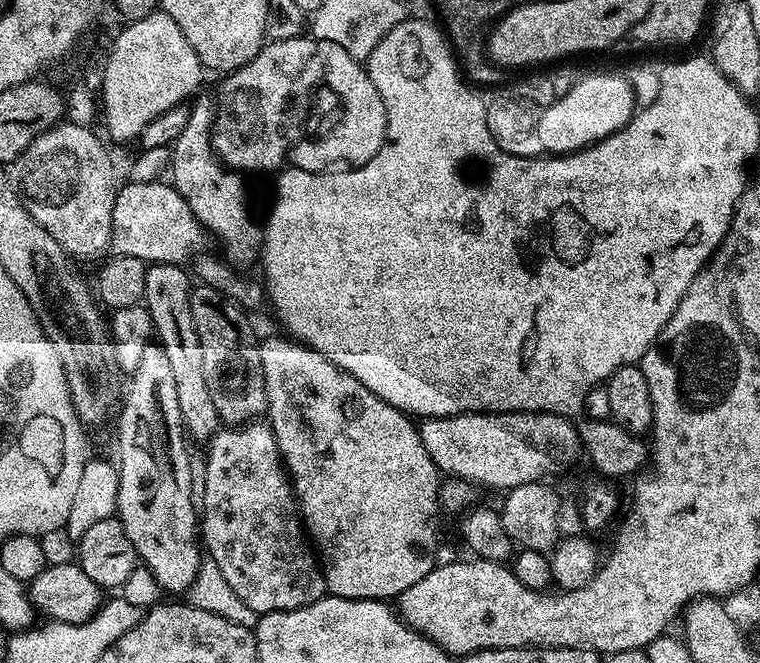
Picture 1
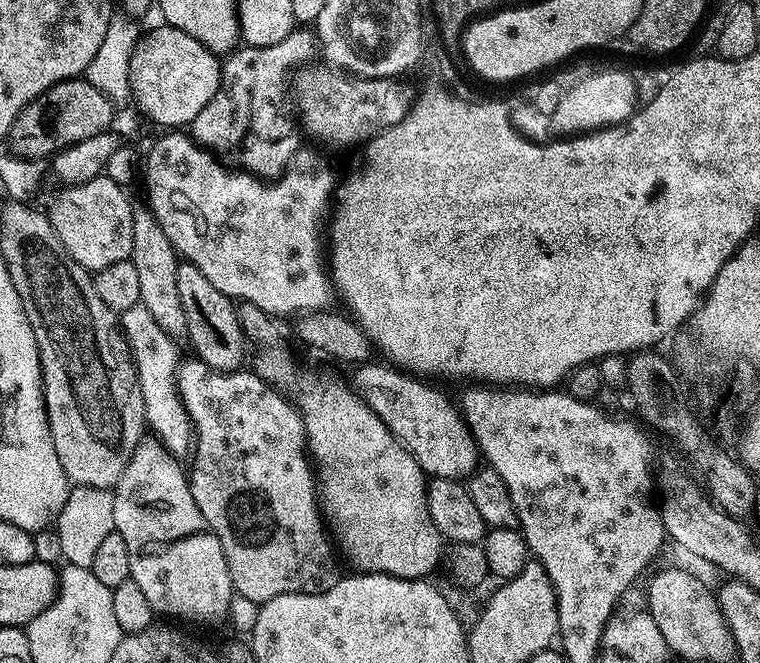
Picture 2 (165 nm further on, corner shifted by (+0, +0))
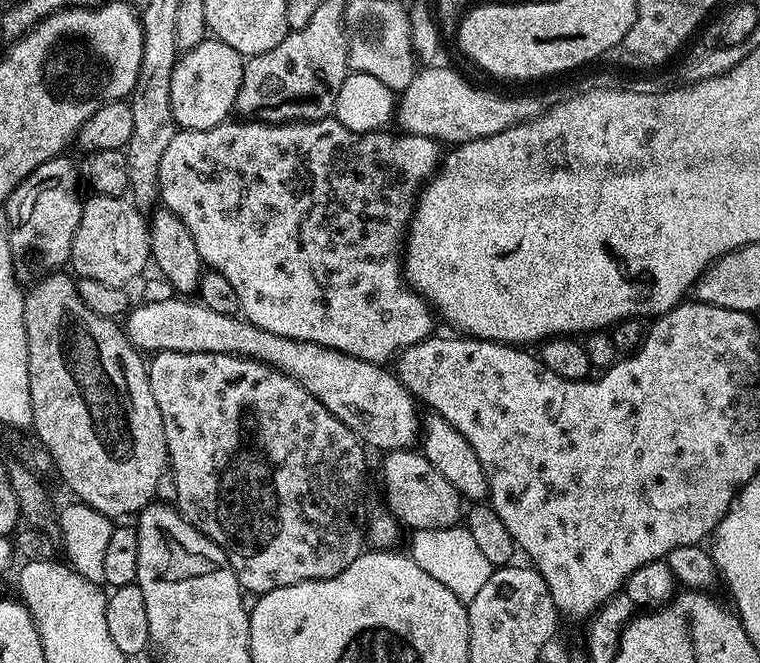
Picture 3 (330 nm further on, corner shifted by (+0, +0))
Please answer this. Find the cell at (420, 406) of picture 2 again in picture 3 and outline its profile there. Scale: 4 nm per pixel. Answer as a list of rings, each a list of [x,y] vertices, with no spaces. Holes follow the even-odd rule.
[[[196,298],[138,304],[127,313],[122,327],[129,342],[141,353],[209,352],[247,356],[250,360],[277,368],[310,390],[310,394],[314,394],[314,398],[318,398],[334,418],[350,426],[352,433],[360,437],[369,449],[381,448],[384,454],[402,452],[411,449],[415,445],[412,443],[421,439],[422,420],[416,417],[417,401],[387,367],[359,360],[333,348],[270,334],[270,330],[262,330],[239,315],[218,314]]]

